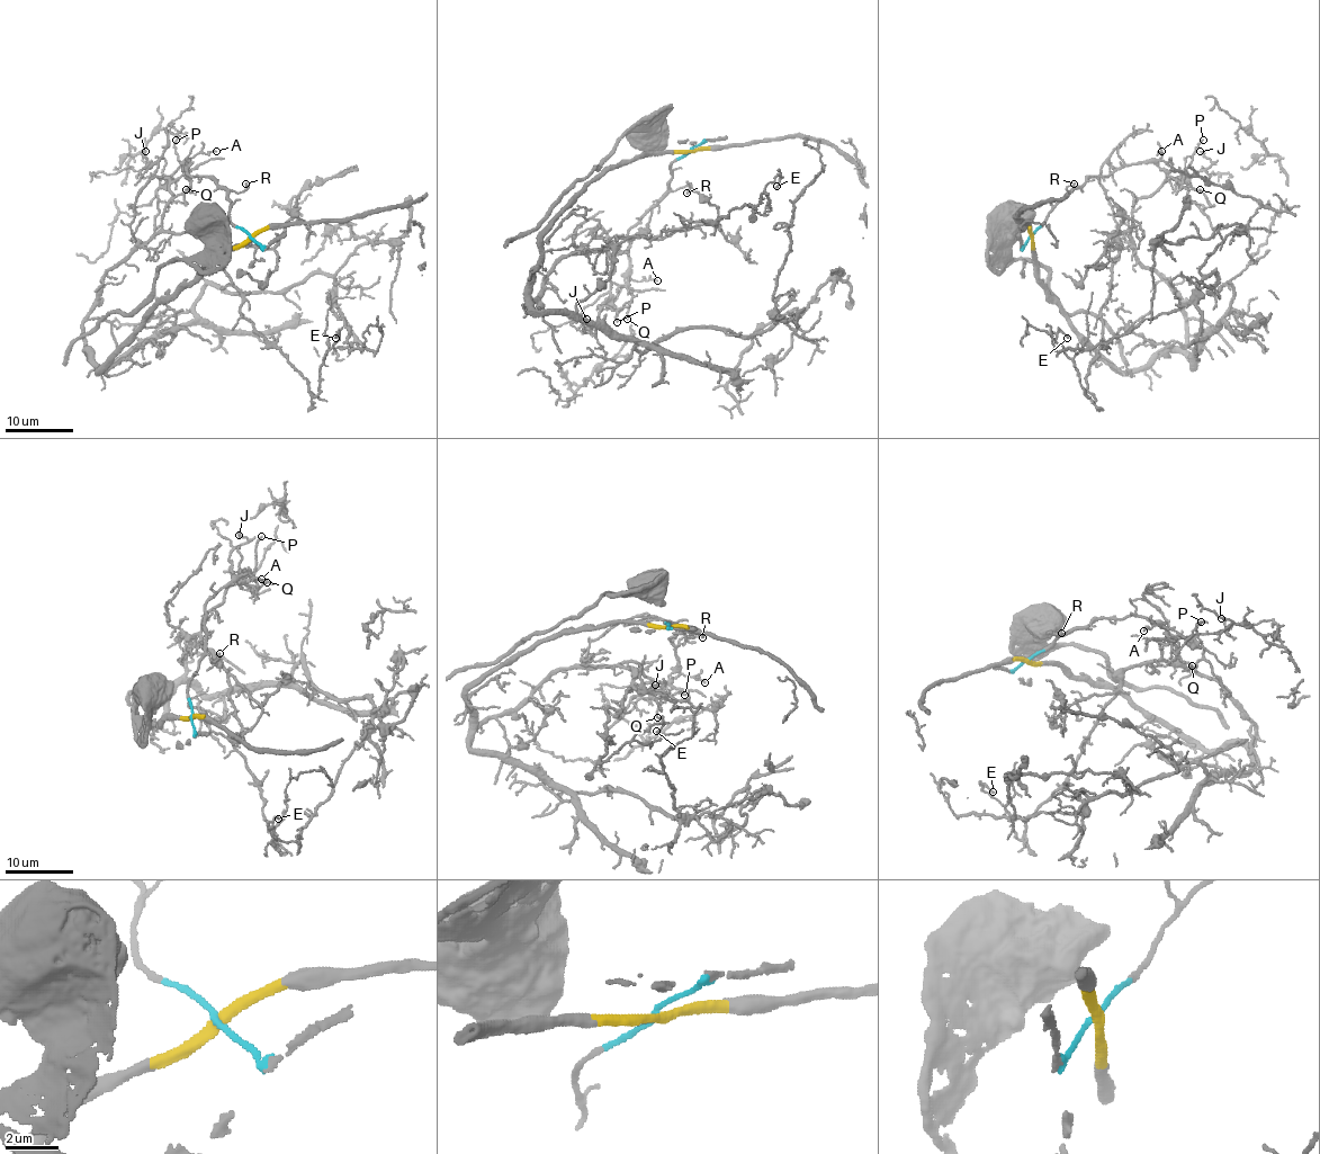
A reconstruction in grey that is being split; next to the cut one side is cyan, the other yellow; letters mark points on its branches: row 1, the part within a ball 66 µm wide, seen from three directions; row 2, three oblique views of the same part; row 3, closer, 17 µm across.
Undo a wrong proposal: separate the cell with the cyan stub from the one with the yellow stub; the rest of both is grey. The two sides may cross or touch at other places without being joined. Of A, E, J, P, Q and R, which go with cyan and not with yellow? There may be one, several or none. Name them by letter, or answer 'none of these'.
A, P, Q, R

